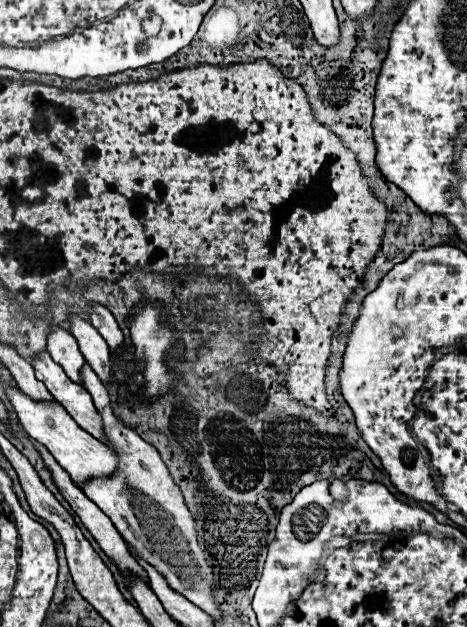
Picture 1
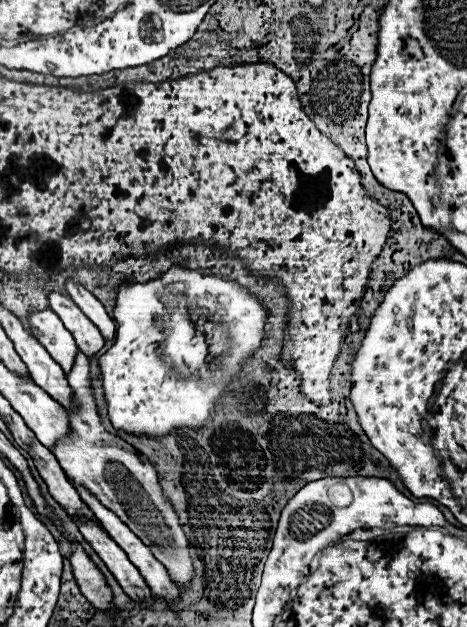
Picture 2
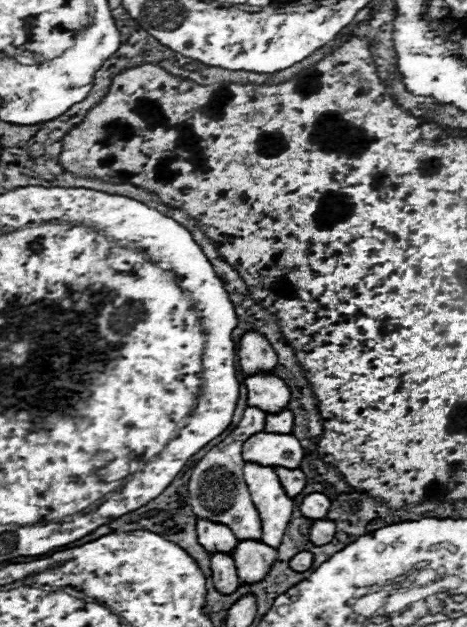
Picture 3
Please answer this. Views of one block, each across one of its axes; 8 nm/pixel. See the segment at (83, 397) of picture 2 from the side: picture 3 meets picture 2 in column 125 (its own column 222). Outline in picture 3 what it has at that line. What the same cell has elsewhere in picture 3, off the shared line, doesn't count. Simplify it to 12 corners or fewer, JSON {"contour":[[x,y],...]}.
{"contour":[[248,406],[240,424],[192,468],[194,514],[262,538],[242,478],[242,444],[264,426]]}

